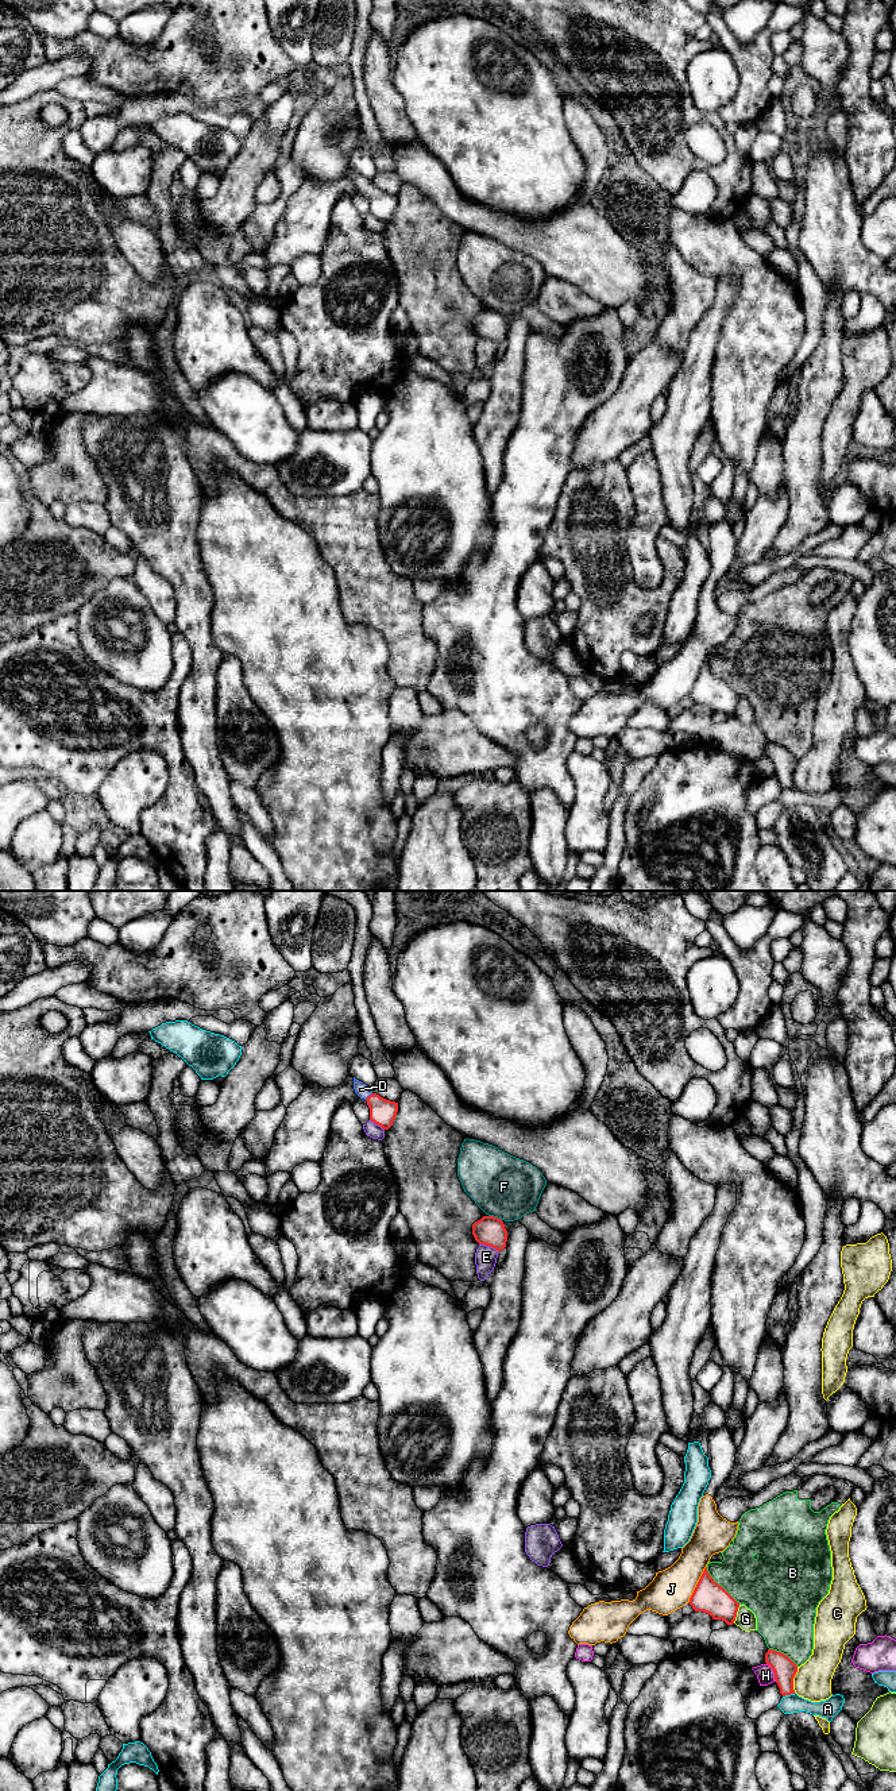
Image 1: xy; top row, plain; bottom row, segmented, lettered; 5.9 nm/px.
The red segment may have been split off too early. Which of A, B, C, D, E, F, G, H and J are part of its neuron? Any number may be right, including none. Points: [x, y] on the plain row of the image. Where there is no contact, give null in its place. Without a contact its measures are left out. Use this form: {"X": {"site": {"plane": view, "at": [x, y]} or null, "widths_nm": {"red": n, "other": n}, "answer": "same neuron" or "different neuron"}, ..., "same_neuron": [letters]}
{"A": {"site": {"plane": "xy", "at": [788, 787]}, "widths_nm": {"red": 140, "other": 120}, "answer": "different neuron"}, "B": {"site": {"plane": "xy", "at": [721, 679]}, "widths_nm": {"red": 190, "other": 320}, "answer": "different neuron"}, "C": {"site": {"plane": "xy", "at": [792, 772]}, "widths_nm": {"red": 140, "other": 220}, "answer": "different neuron"}, "D": {"site": {"plane": "xy", "at": [370, 188]}, "widths_nm": {"red": 160, "other": 80}, "answer": "same neuron"}, "E": {"site": {"plane": "xy", "at": [489, 338]}, "widths_nm": {"red": 170, "other": 130}, "answer": "different neuron"}, "F": {"site": {"plane": "xy", "at": [495, 311]}, "widths_nm": {"red": 170, "other": 380}, "answer": "different neuron"}, "G": {"site": {"plane": "xy", "at": [736, 707]}, "widths_nm": {"red": 190, "other": 120}, "answer": "different neuron"}, "H": {"site": {"plane": "xy", "at": [773, 764]}, "widths_nm": {"red": 140, "other": 110}, "answer": "different neuron"}, "J": {"site": {"plane": "xy", "at": [696, 678]}, "widths_nm": {"red": 190, "other": 240}, "answer": "different neuron"}, "same_neuron": ["D"]}

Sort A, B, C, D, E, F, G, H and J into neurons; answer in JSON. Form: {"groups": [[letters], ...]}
{"groups": [["A"], ["B"], ["C"], ["D"], ["E"], ["F"], ["G"], ["H"], ["J"]]}

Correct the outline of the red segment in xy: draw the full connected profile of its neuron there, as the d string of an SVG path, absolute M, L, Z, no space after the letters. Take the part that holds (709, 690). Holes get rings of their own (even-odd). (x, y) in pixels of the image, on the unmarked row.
M704 661L688 695L695 705L703 705L712 713L722 713L733 718L739 695L737 695L722 679L719 679Z

